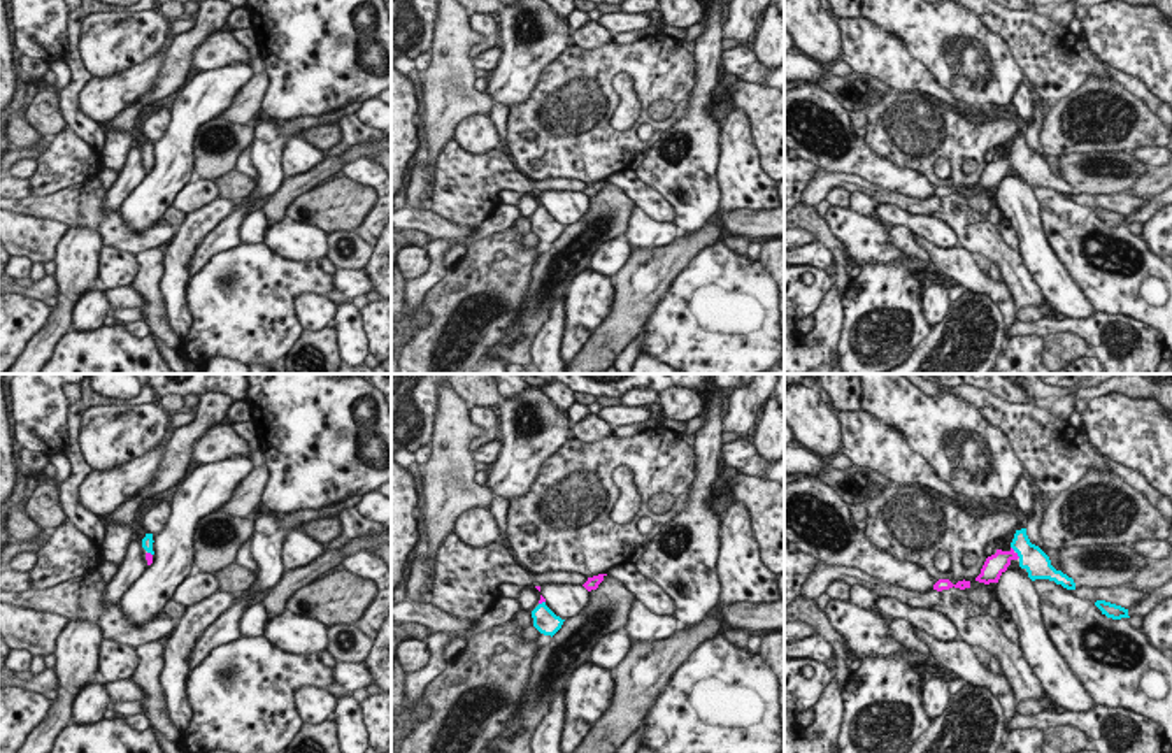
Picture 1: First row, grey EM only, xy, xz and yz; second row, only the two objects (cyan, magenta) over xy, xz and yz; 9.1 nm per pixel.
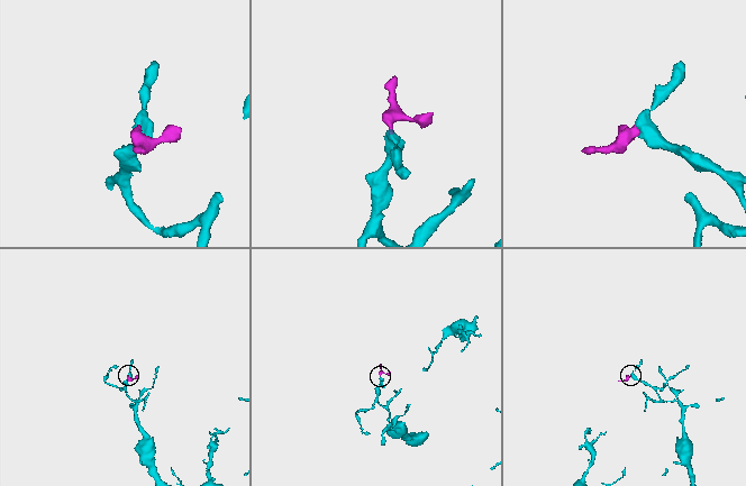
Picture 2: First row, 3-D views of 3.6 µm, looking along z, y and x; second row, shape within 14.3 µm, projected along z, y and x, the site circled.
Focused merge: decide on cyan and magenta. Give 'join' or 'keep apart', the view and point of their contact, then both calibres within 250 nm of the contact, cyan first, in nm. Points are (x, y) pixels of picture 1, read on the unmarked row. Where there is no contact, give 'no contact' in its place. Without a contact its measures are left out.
join | yz (1016, 158) | 240/190 nm

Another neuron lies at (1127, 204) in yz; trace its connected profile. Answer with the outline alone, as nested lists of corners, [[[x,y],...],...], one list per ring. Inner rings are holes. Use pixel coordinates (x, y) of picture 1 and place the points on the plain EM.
[[[1118,193],[1118,195],[1076,195],[1070,197],[1081,205],[1088,205],[1090,209],[1105,207],[1125,216],[1137,214],[1144,205],[1151,202],[1151,197],[1139,197],[1135,193]]]

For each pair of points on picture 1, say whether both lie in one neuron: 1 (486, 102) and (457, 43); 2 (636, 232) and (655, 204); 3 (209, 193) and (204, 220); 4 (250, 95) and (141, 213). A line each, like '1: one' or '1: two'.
1: one
2: two
3: two
4: two

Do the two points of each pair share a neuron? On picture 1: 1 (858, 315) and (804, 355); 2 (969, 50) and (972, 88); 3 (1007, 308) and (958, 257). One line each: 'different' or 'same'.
1: different
2: same
3: same

